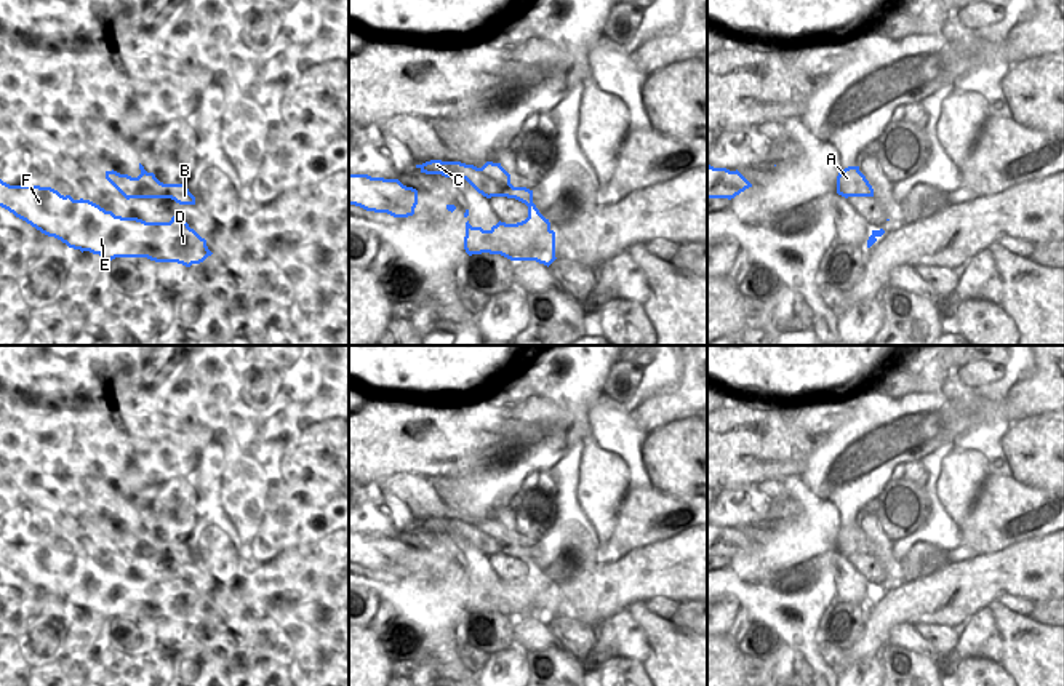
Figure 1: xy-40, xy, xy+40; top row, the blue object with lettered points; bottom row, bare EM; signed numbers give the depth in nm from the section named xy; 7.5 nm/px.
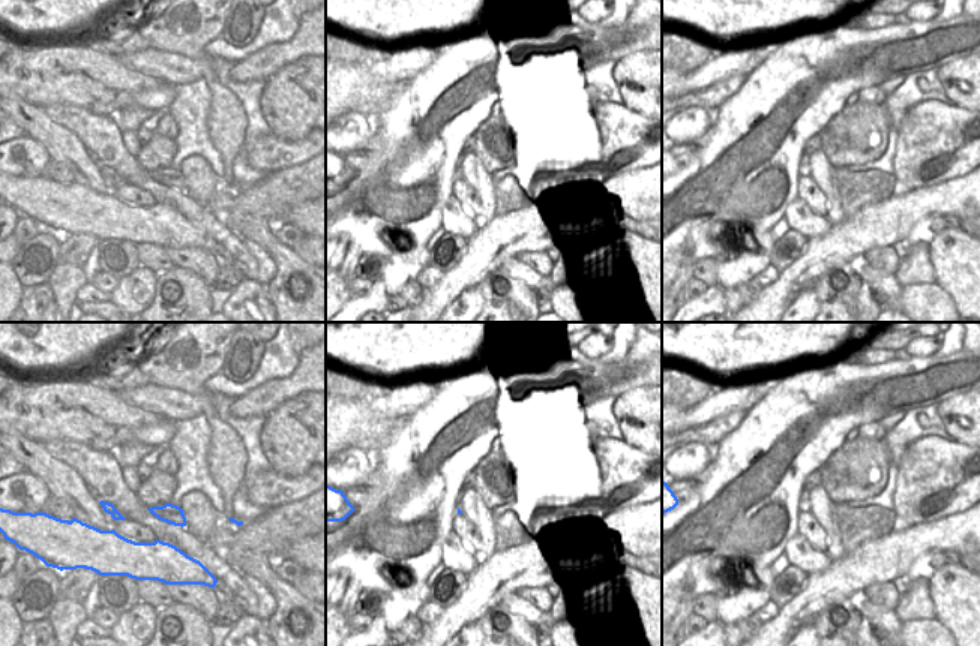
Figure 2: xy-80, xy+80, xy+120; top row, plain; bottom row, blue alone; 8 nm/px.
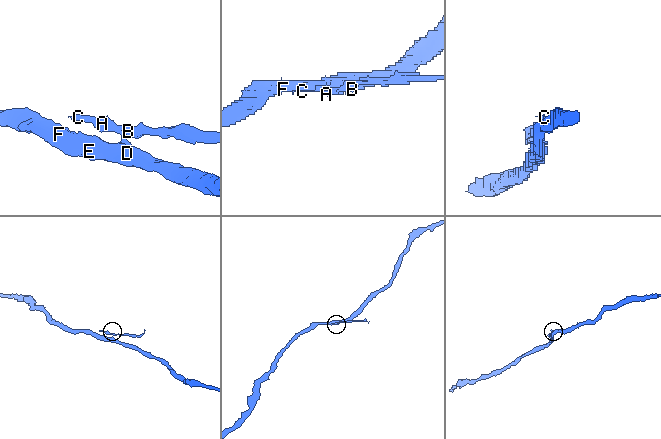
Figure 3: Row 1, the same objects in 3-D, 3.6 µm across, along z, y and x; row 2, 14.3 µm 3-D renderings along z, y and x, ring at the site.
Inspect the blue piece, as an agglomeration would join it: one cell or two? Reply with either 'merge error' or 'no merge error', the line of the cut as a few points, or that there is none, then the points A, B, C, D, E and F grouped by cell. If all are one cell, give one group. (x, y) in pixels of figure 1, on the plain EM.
no merge error | no cut | A B C D E F

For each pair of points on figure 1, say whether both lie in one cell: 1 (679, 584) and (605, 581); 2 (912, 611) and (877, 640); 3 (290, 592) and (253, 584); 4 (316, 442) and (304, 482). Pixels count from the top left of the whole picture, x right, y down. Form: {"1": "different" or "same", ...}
{"1": "different", "2": "same", "3": "same", "4": "same"}

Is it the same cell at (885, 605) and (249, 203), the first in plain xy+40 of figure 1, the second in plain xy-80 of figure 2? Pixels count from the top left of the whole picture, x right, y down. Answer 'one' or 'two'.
one

